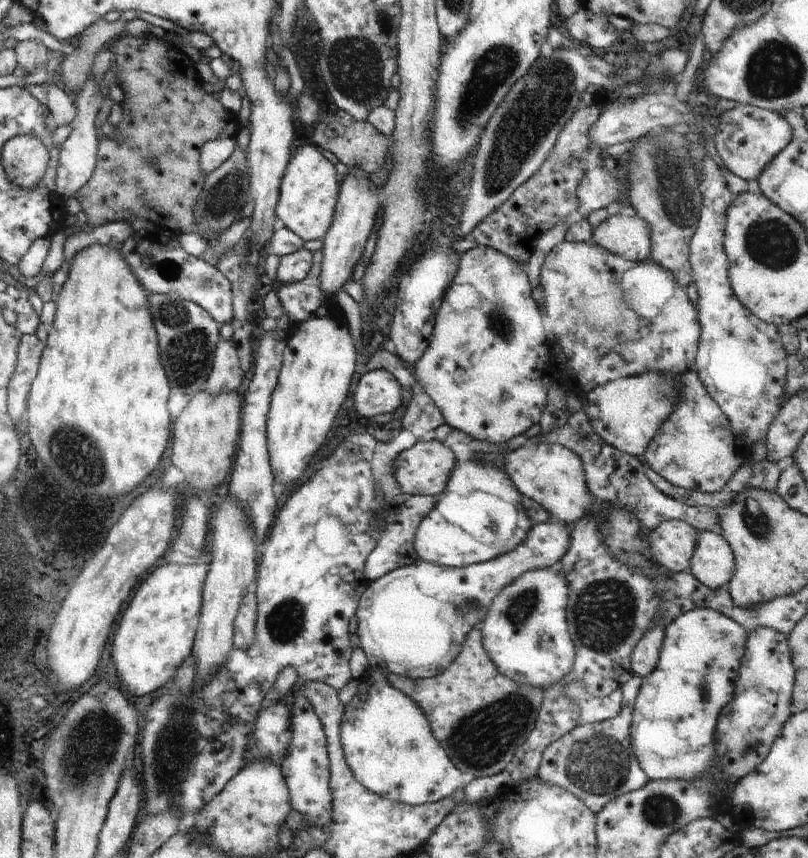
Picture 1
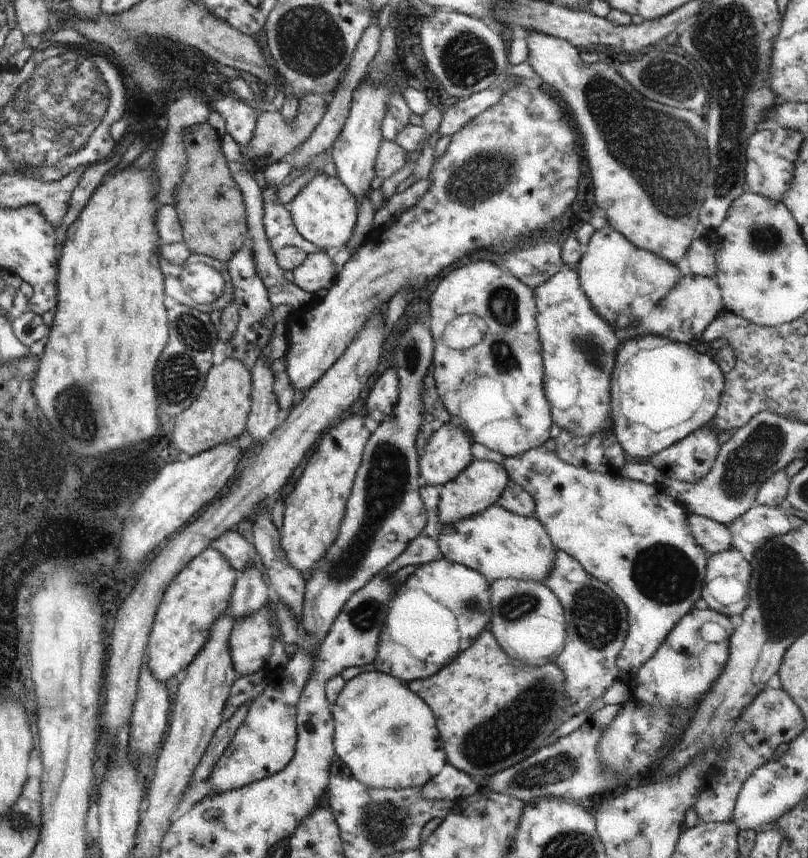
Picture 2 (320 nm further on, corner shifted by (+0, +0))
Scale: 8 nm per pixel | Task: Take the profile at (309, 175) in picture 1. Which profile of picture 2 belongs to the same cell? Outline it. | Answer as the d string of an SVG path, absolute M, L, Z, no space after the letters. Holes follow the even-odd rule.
M321 171L302 186L302 190L288 204L290 217L296 231L311 244L327 252L341 250L354 232L359 206L337 176Z

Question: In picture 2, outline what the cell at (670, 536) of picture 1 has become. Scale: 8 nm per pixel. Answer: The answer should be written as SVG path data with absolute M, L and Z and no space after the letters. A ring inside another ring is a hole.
M689 514L687 521L696 542L708 556L733 548L733 538L727 526L700 515Z

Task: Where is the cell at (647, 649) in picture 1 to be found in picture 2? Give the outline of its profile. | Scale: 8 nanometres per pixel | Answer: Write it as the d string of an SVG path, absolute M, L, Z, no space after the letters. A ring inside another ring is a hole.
M546 446L506 457L503 467L510 480L525 488L535 502L535 519L546 529L556 548L573 556L594 578L607 584L627 608L627 636L618 653L618 680L628 684L638 669L660 648L670 630L695 607L705 582L707 558L690 530L684 505L657 485L649 485L620 474L599 473L566 464Z

